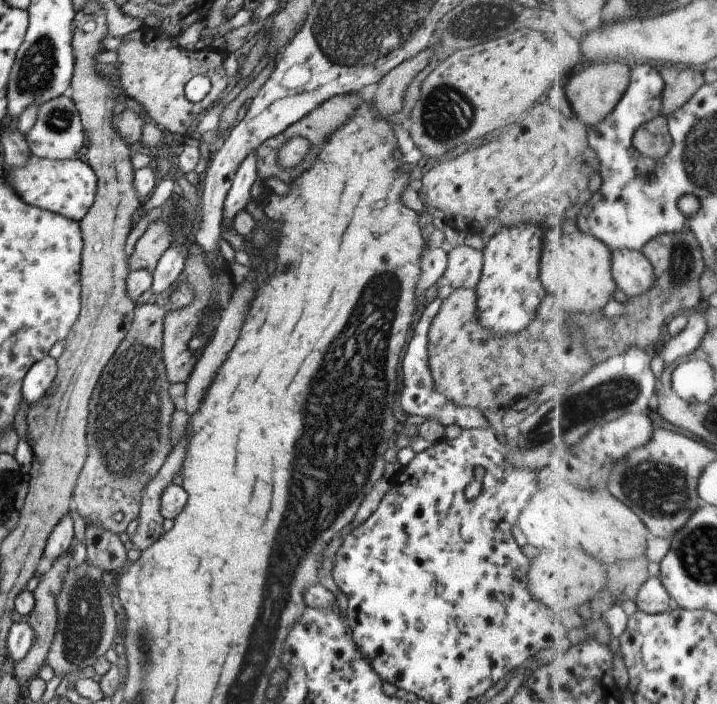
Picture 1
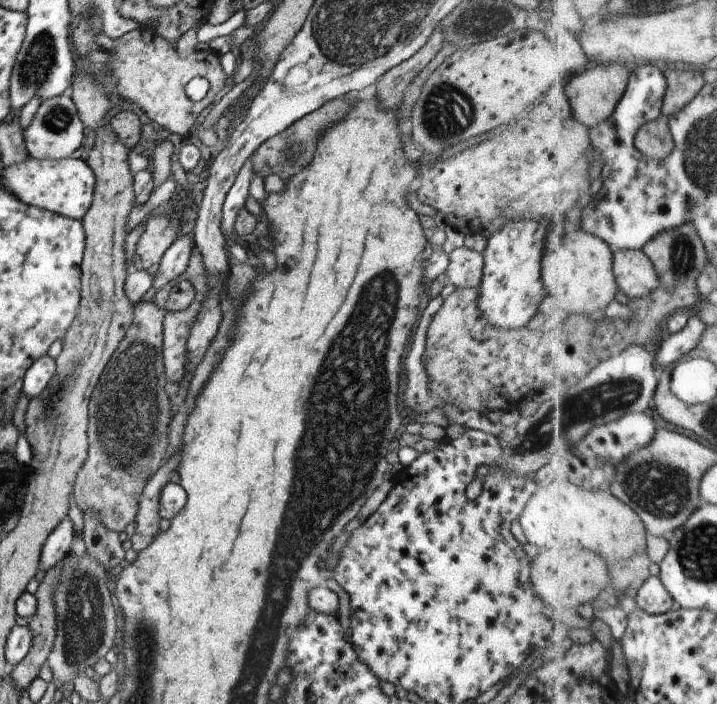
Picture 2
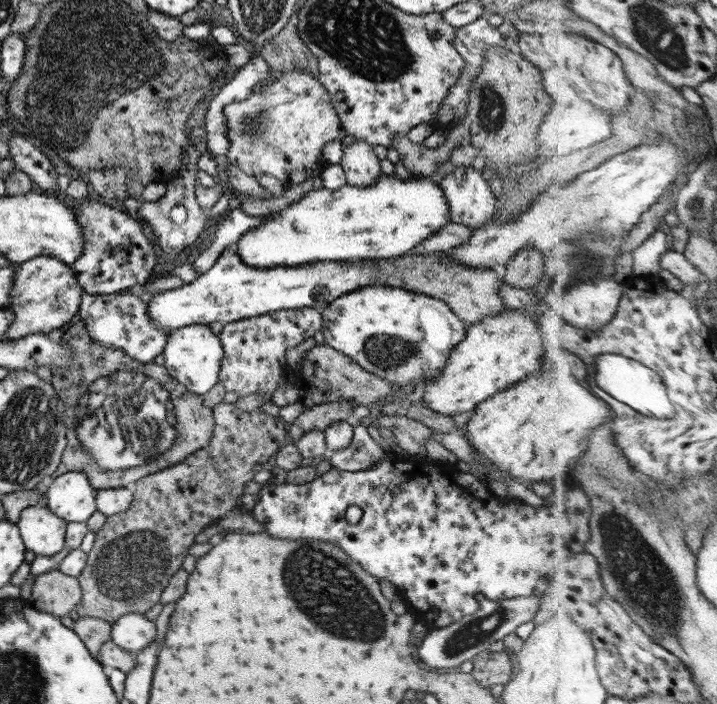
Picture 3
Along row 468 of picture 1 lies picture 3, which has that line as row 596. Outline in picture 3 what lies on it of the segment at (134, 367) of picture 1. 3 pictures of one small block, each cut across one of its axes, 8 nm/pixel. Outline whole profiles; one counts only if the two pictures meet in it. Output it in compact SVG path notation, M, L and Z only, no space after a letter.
M225 401L213 406L214 428L206 448L197 450L175 466L140 478L131 486L133 501L127 511L110 515L106 524L95 533L95 541L88 562L77 576L82 591L81 601L75 610L80 617L99 618L114 624L128 613L145 614L159 603L161 592L171 576L181 567L187 550L195 543L200 531L210 527L234 509L238 499L245 494L246 483L254 478L254 466L263 464L285 443L289 442L287 424L279 417L265 415L260 409L242 411L234 403Z

